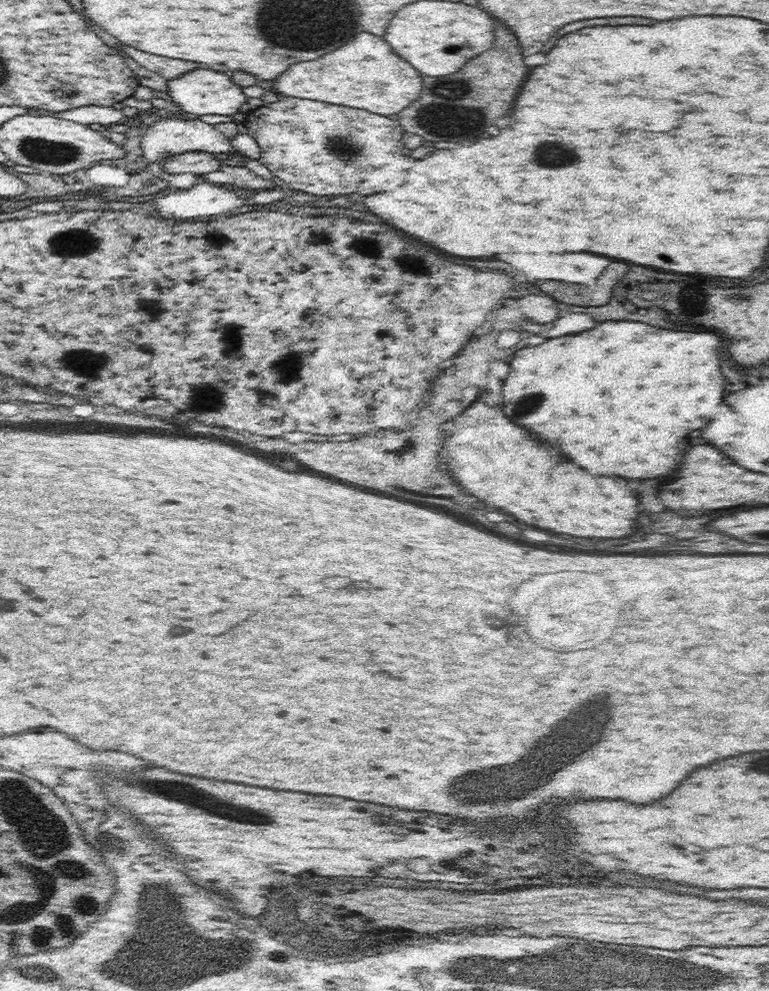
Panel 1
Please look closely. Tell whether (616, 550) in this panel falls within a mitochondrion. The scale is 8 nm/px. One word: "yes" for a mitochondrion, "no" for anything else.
no

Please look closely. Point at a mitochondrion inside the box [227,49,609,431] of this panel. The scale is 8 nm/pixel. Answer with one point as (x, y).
(448, 114)

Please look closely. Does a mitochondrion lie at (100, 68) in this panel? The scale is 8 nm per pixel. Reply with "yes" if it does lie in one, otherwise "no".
no

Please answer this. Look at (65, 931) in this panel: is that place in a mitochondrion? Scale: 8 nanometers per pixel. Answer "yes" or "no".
yes

